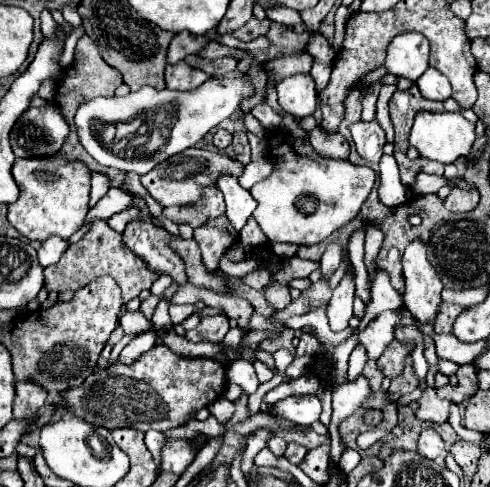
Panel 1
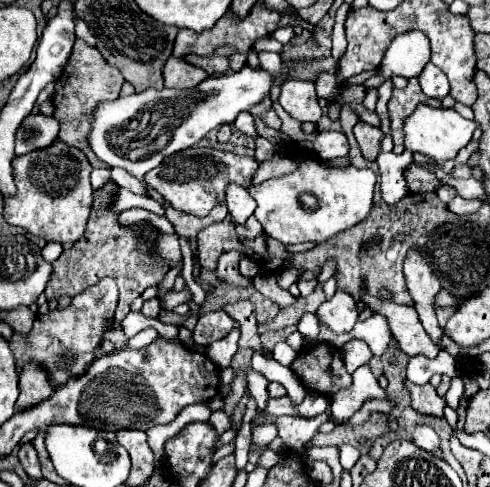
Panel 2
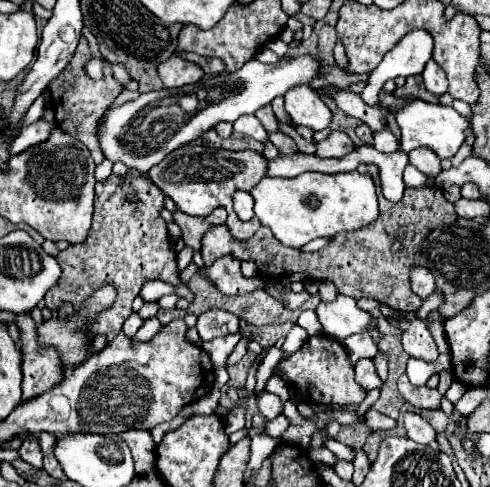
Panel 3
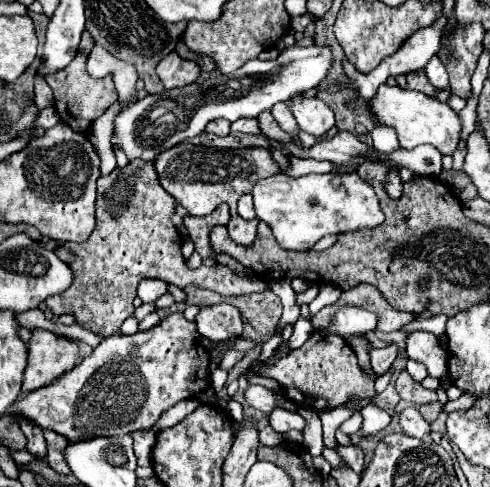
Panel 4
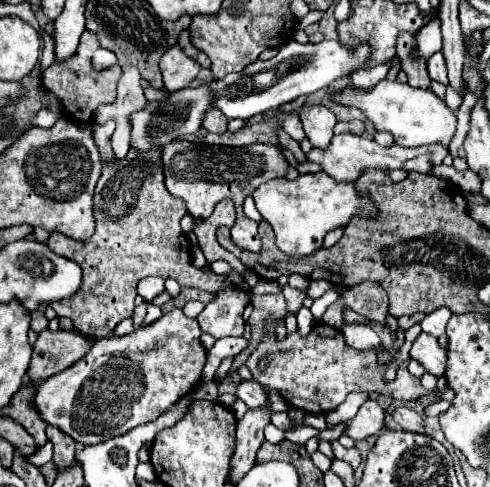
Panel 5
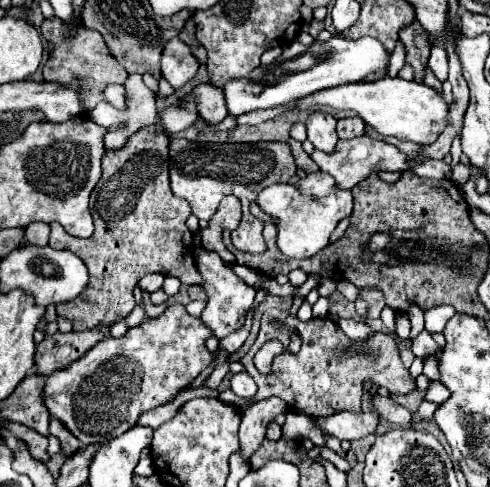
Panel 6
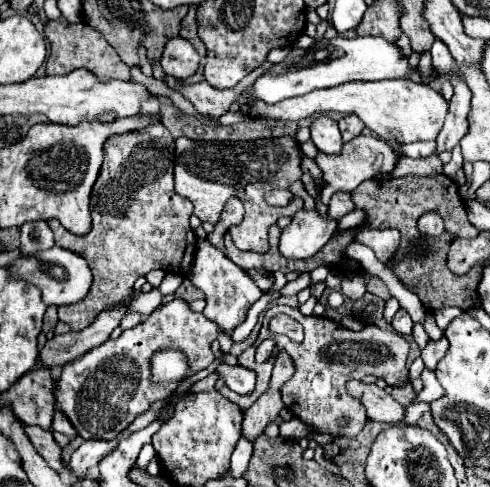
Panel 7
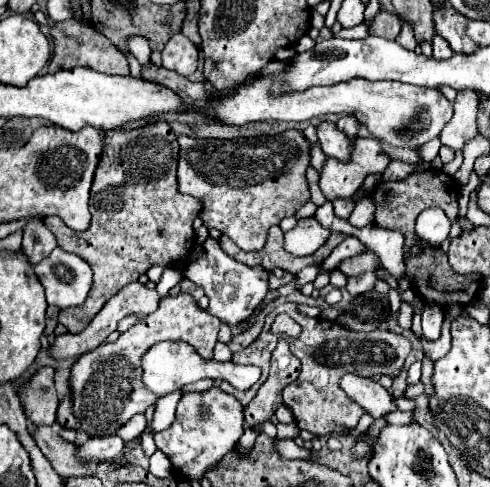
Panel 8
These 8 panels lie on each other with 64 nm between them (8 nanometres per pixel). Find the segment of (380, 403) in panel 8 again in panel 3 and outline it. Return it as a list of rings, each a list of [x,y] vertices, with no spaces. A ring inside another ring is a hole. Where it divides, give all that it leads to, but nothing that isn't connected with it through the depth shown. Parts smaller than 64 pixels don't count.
[[[406,412],[404,414],[404,426],[406,426],[406,432],[408,432],[410,440],[414,440],[418,444],[426,444],[426,446],[436,442],[434,428],[424,418],[420,418],[418,414]]]

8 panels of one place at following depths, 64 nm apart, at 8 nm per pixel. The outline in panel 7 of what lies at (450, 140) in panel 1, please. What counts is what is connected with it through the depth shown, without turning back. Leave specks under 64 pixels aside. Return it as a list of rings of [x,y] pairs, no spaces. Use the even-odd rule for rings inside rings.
[[[384,80],[384,82],[348,82],[336,88],[314,90],[306,96],[288,98],[278,104],[256,102],[248,108],[248,114],[258,118],[280,118],[280,120],[300,120],[312,114],[324,112],[344,112],[356,114],[376,136],[386,142],[418,142],[418,140],[436,140],[442,130],[444,118],[448,114],[448,102],[428,84],[412,80]]]

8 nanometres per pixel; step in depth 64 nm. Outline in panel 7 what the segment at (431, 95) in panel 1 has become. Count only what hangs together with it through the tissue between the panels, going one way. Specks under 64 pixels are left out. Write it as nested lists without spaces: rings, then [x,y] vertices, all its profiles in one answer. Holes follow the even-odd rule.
[[[434,40],[430,54],[432,54],[432,66],[434,66],[434,70],[440,72],[440,76],[446,76],[452,70],[452,64],[454,64],[454,58],[448,52],[446,44],[442,40]]]

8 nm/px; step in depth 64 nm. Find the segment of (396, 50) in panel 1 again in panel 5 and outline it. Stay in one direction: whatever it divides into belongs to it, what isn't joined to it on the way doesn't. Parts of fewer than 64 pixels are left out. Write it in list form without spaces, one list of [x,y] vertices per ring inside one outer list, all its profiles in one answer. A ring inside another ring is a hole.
[[[434,18],[430,20],[418,34],[416,34],[416,42],[414,42],[414,50],[412,56],[414,58],[422,58],[428,60],[432,54],[442,50],[442,34],[440,34],[440,20]],[[392,60],[382,62],[378,66],[374,66],[374,68],[364,70],[364,72],[352,72],[350,80],[352,80],[352,84],[356,88],[364,88],[364,92],[368,92],[368,88],[374,88],[380,80],[386,78],[386,74],[388,74],[390,68],[392,68]]]

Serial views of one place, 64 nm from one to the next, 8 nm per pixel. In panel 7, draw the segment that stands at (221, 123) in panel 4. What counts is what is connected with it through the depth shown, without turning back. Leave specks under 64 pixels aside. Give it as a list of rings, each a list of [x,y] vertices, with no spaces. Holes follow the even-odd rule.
[[[265,61],[264,64],[250,72],[234,88],[230,89],[216,90],[208,82],[200,82],[200,84],[190,84],[188,86],[188,84],[178,84],[174,78],[166,78],[166,84],[172,90],[178,90],[180,94],[184,94],[194,104],[194,108],[200,114],[212,116],[212,118],[220,118],[220,116],[224,116],[230,110],[232,102],[244,90],[250,90],[255,80],[273,65],[273,63]]]

